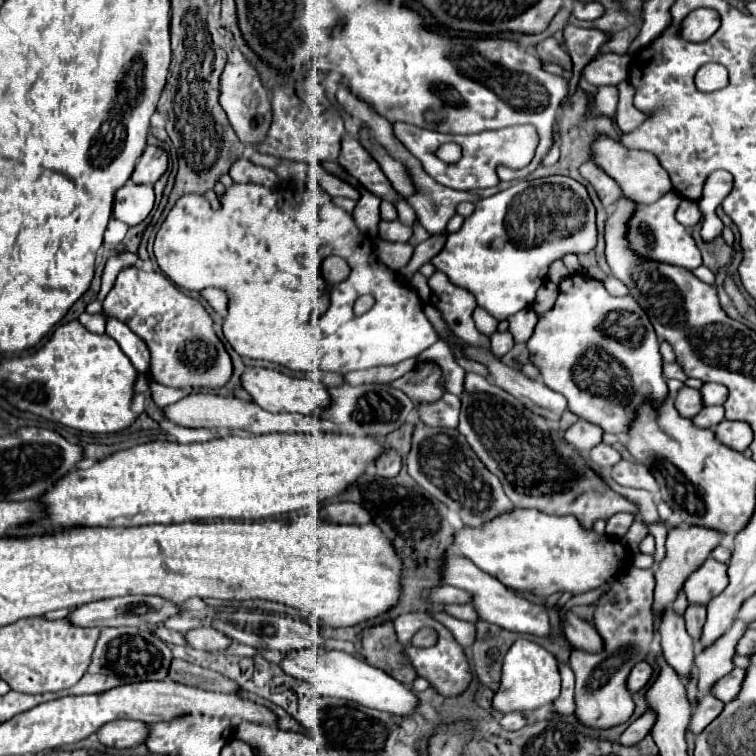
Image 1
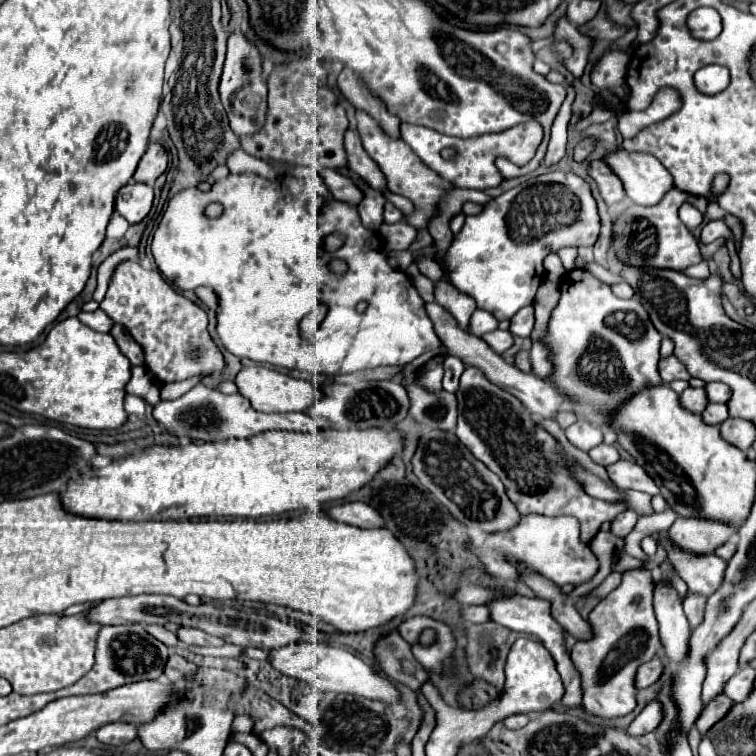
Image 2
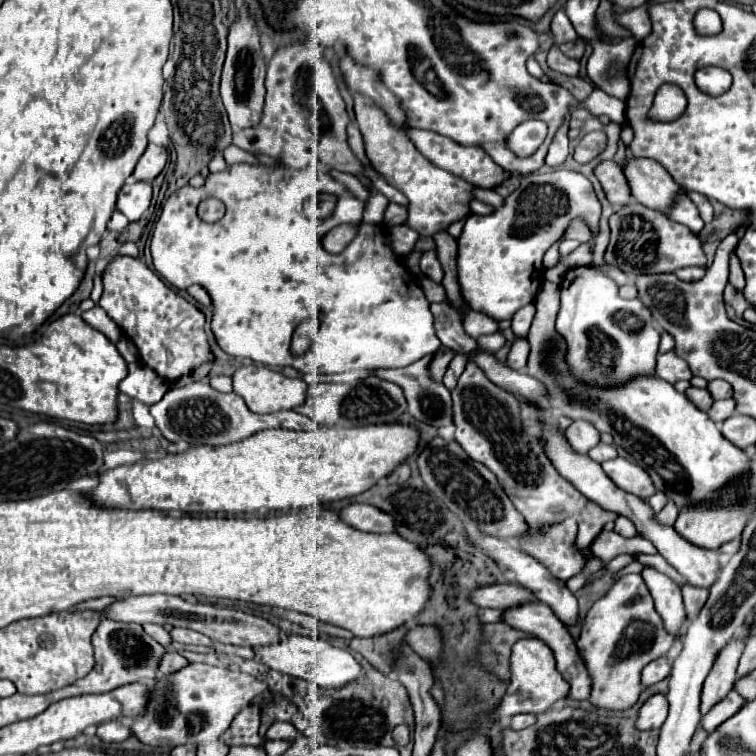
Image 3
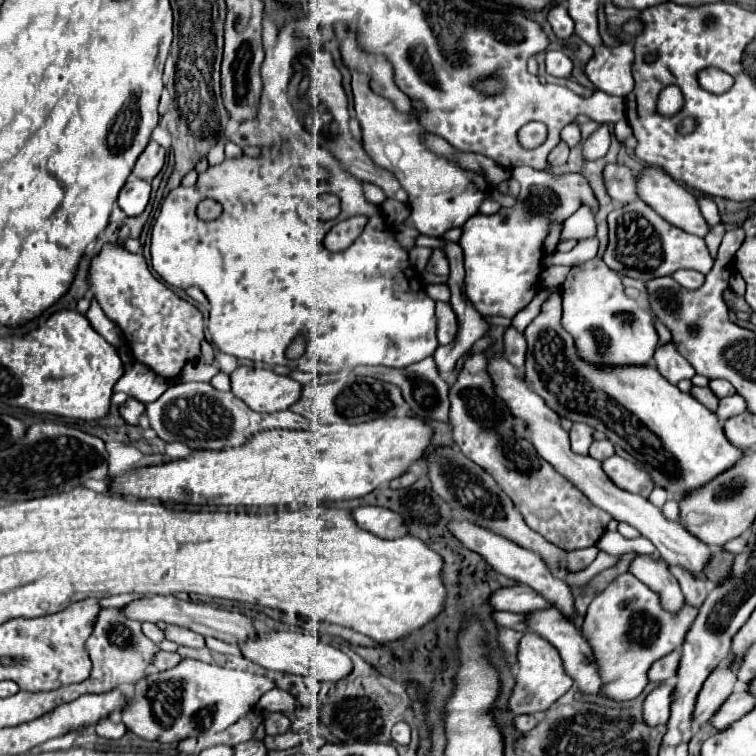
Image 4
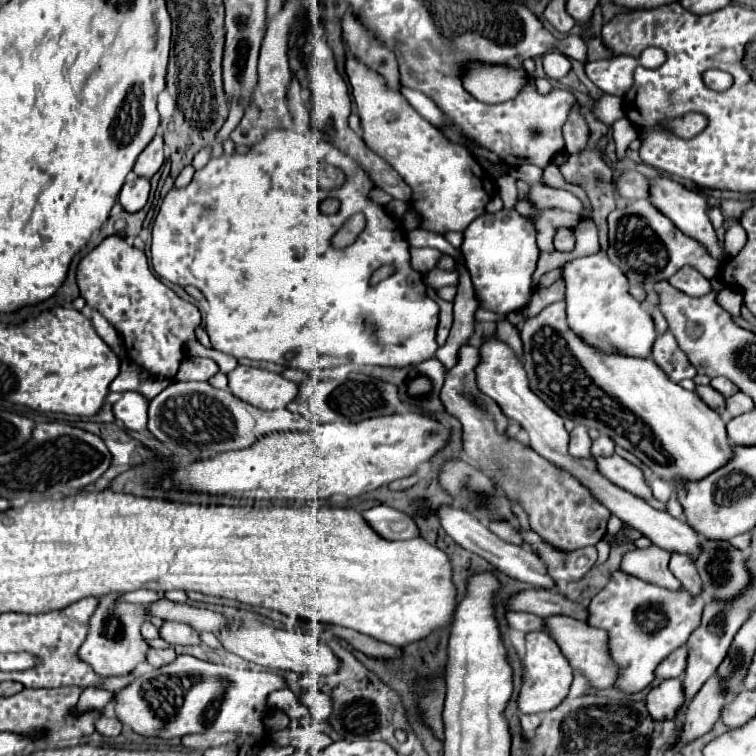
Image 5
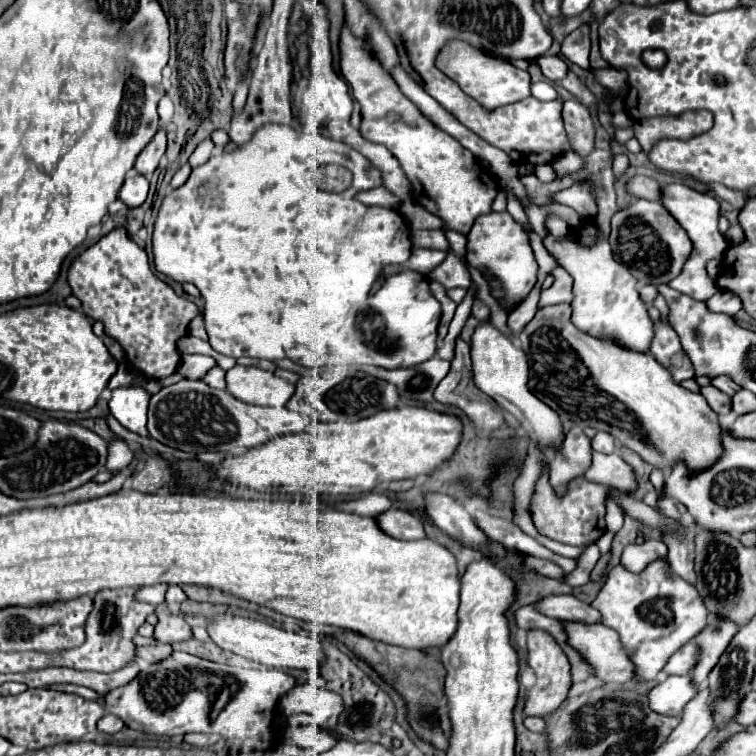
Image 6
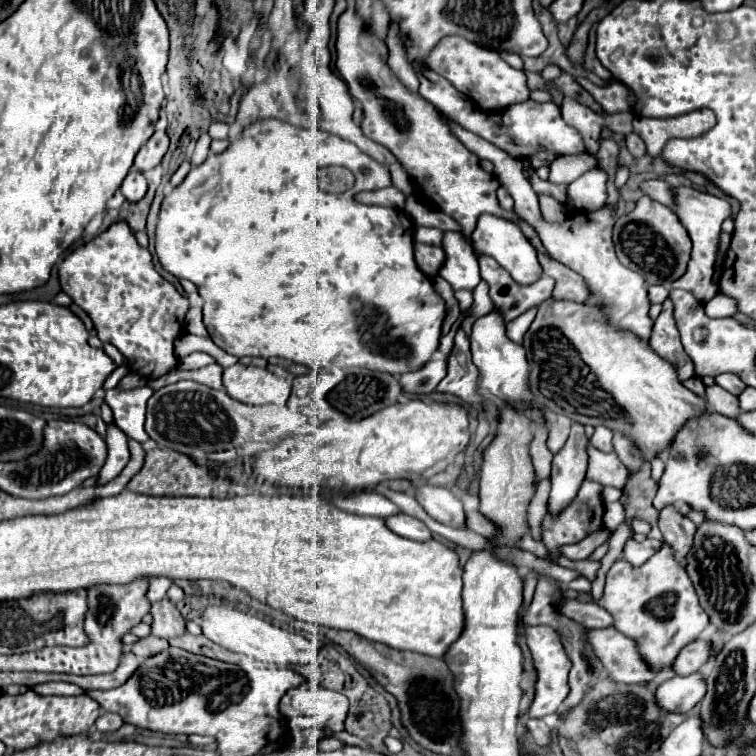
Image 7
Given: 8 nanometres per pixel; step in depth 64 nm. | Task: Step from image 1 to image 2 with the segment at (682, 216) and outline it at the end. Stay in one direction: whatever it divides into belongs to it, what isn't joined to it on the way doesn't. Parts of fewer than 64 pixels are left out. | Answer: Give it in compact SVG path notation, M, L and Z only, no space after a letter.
M685 201L682 206L680 206L678 216L680 216L680 220L686 224L688 230L698 228L698 226L702 224L702 218L704 218L702 212L689 201Z

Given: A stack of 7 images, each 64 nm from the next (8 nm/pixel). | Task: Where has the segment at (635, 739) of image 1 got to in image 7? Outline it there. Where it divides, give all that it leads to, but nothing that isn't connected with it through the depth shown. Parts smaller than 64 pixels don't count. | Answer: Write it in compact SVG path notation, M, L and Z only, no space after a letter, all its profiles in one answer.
M700 672L688 676L672 676L656 688L656 704L668 712L686 714L706 694L704 676Z

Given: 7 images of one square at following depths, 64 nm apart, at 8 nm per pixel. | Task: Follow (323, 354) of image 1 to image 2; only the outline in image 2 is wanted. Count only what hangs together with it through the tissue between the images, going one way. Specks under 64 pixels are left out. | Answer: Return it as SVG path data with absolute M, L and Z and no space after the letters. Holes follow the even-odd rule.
M310 167L294 168L297 178L282 176L270 182L254 174L230 174L226 180L218 180L210 192L186 188L170 198L152 240L152 254L160 274L180 290L208 286L218 294L218 336L222 344L240 358L268 362L290 370L338 376L350 374L346 372L374 370L376 366L386 364L406 364L406 360L414 360L426 350L438 348L440 340L424 310L424 300L420 300L420 294L404 272L390 268L380 254L376 234L360 224L356 208L334 200L322 178L314 171L311 173ZM212 202L224 206L222 216L210 218L204 214L206 206ZM332 233L344 236L344 244L336 252L326 252L320 242ZM330 258L346 260L348 272L342 276L332 274L326 266ZM360 300L368 302L364 314L356 312ZM320 302L328 306L328 314L318 332L312 338L304 338L300 322Z

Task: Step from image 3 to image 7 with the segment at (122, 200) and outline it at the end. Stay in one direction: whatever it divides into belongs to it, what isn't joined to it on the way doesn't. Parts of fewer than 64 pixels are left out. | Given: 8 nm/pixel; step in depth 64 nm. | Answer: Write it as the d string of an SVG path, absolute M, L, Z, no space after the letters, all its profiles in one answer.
M132 168L132 170L128 172L128 176L124 178L120 190L122 190L122 194L124 194L124 198L126 198L128 202L138 202L138 200L144 198L144 194L146 194L146 190L148 190L148 184L146 184L146 178L144 178L138 170Z

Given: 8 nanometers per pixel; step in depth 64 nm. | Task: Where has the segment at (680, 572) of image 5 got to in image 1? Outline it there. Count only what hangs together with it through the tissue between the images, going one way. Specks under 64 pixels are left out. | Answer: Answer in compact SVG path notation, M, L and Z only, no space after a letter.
M688 604L684 620L686 620L686 630L688 630L688 634L692 636L694 642L700 640L700 630L704 628L704 618L706 618L706 608L704 606Z

